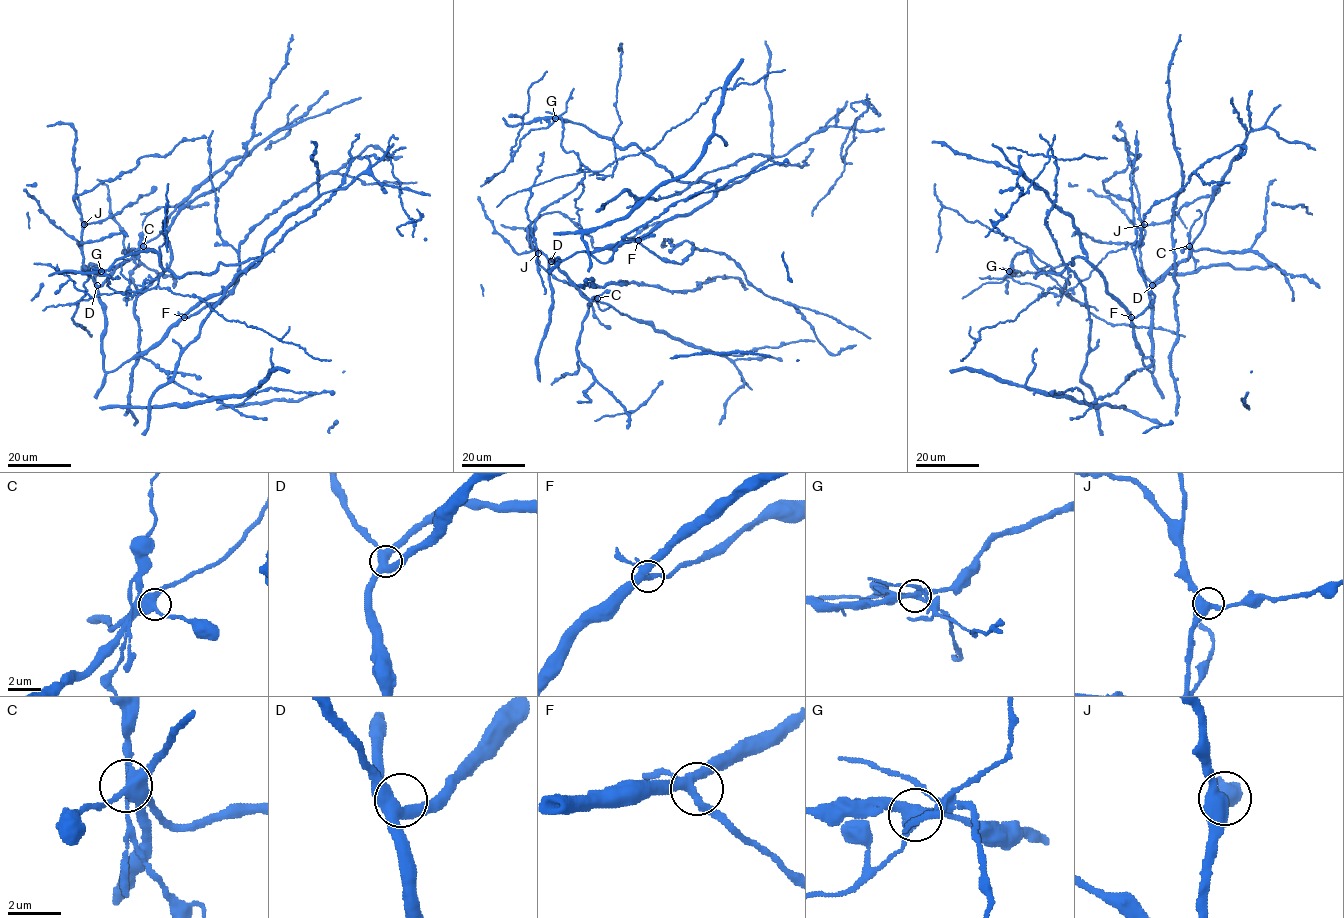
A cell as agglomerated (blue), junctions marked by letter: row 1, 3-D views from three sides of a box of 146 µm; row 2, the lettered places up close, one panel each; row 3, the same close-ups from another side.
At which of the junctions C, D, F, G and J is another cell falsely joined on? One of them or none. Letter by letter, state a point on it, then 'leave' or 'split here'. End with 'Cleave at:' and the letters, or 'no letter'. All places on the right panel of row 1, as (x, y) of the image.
C: place (1189, 246); leave
D: place (1152, 285); leave
F: place (1131, 317); leave
G: place (1009, 271); split here
J: place (1144, 224); leave
Cleave at: G

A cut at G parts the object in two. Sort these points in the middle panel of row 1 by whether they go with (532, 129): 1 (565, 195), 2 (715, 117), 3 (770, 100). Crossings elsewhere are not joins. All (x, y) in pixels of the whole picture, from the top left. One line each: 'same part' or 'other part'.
1: other part
2: other part
3: other part

